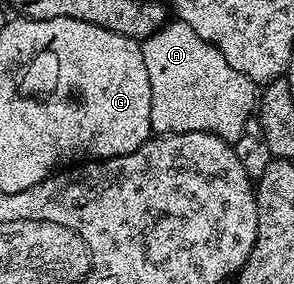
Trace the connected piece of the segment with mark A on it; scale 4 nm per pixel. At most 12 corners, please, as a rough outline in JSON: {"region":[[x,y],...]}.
{"region":[[181,21],[141,40],[150,129],[233,141],[256,85]]}

